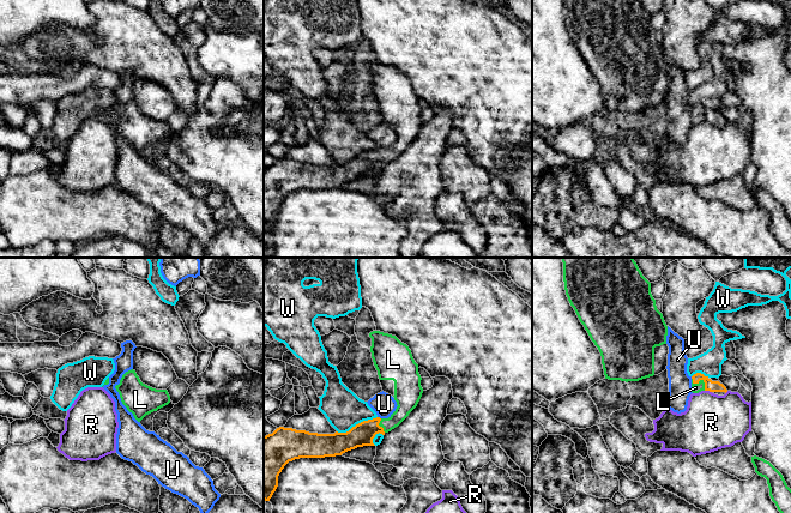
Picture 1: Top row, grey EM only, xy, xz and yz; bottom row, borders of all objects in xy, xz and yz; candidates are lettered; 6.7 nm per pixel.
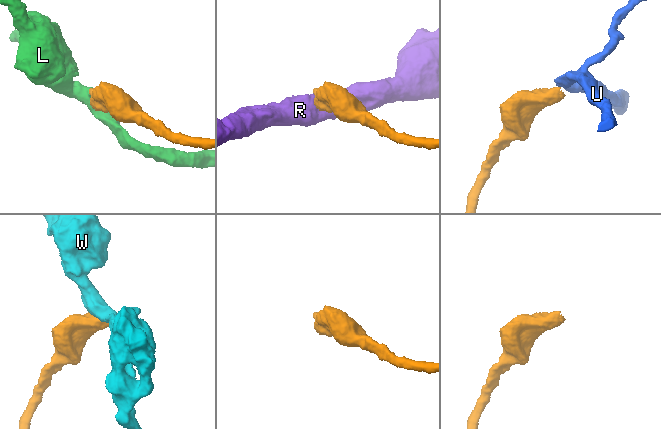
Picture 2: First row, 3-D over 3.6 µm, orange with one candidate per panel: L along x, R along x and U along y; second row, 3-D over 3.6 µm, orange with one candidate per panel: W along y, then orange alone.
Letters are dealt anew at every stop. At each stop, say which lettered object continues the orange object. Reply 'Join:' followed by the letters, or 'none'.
Join: L

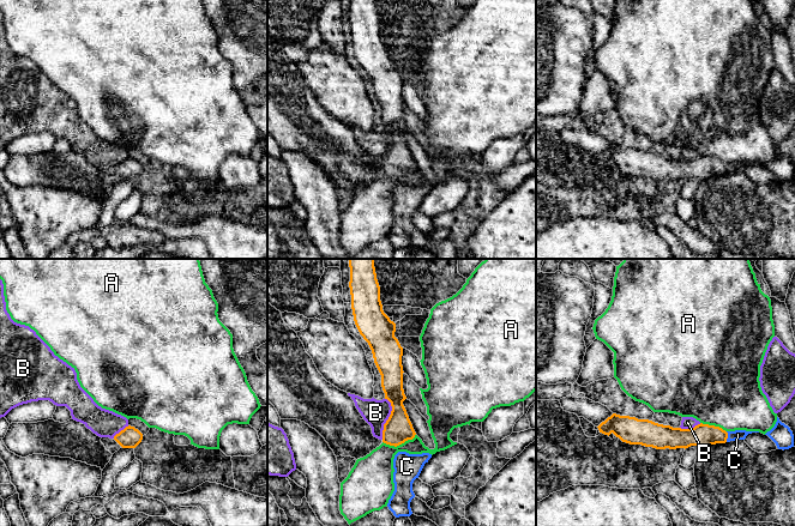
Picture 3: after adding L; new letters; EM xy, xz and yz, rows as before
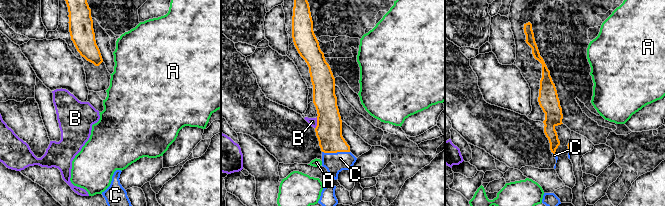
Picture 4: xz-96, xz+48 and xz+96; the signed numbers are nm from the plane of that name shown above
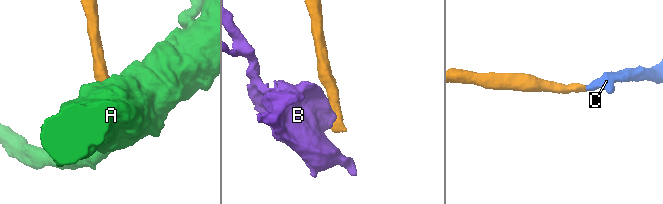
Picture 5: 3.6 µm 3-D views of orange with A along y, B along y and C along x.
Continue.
Join: C

